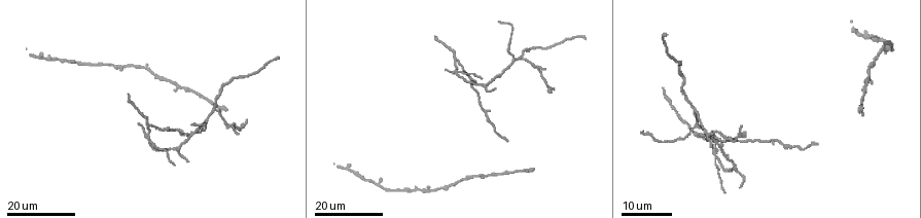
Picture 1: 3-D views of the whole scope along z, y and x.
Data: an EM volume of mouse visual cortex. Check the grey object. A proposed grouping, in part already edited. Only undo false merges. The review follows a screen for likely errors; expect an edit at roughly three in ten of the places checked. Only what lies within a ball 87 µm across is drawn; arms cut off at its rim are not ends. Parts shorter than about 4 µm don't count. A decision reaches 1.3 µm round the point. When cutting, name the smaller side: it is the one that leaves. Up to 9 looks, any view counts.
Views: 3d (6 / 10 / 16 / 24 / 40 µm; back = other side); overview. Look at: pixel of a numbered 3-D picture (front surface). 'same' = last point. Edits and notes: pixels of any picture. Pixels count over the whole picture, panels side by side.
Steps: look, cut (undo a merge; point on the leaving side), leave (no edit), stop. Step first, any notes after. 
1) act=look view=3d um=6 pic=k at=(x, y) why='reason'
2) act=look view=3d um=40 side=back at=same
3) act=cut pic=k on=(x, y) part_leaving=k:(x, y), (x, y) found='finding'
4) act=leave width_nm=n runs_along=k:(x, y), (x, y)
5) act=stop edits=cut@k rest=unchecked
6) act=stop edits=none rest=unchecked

act=look view=3d um=24 pic=1 at=(458, 71) why='three arms meet'

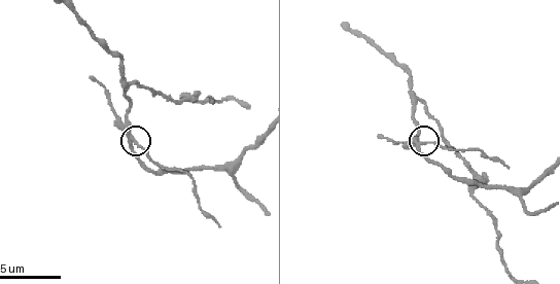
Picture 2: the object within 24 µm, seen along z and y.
act=look view=3d um=6 pic=2 at=(130, 140)

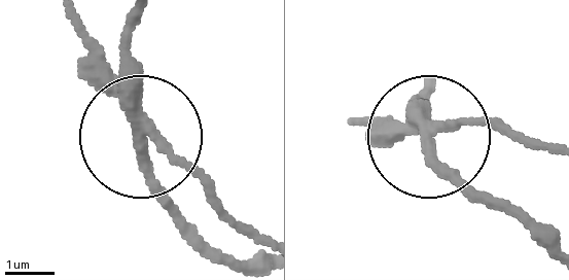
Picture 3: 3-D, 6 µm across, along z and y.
act=cut pic=3 on=(176, 164) width_nm=210 part_leaving=3:(137, 115), (222, 209), (259, 230) found='a second cell is stuck on'

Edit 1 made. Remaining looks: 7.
act=look view=3d um=10 pic=2 at=(125, 88)

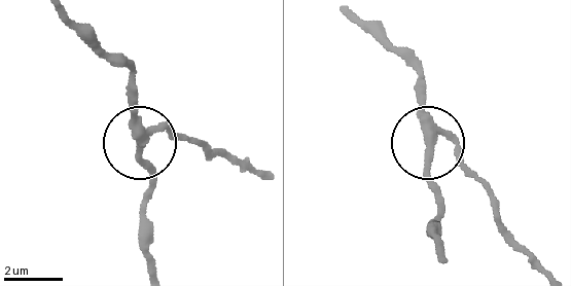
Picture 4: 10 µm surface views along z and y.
act=cut pic=4 on=(170, 128) part_leaving=4:(430, 121), (487, 192), (504, 237), (533, 266) found='a second cell is stuck on'

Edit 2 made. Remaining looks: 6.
act=look view=overview why='redraw'

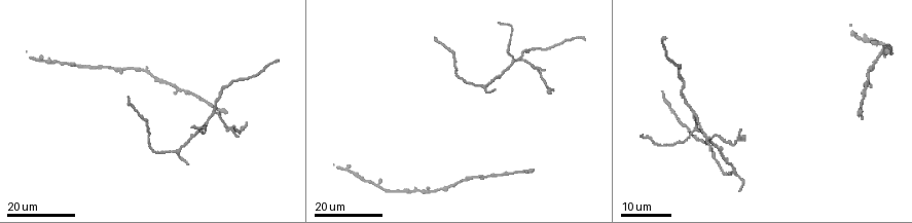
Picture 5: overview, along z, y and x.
act=look view=3d um=24 pic=5 at=(697, 130) why='small branch off a trunk'

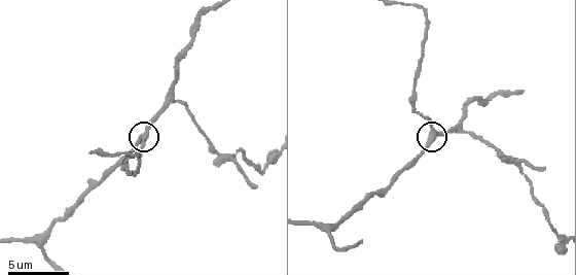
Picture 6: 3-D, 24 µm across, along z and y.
act=look view=3d um=6 pic=6 at=(431, 131)

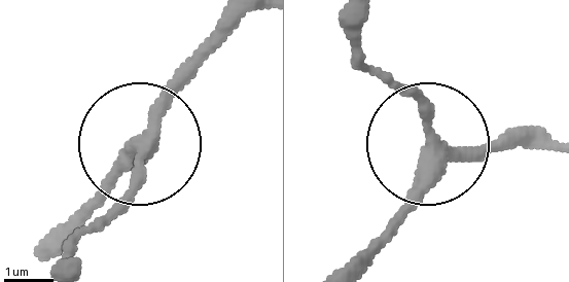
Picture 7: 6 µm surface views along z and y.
act=leave width_nm=290 runs_along=7:(56, 239), (138, 149), (138, 177), (97, 222) found='continuous, no second cell'

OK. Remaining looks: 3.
act=look view=3d um=10 pic=2 at=(192, 170) why='calibre changes'

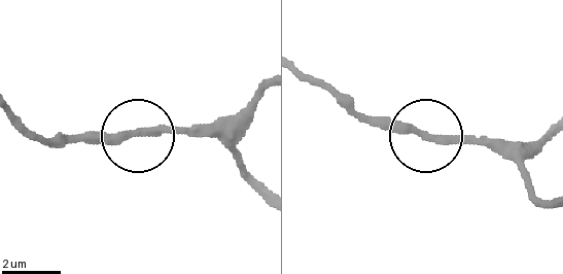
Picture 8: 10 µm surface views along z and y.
act=leave runs_along=8:(538, 201), (523, 174), (494, 149), (443, 144), (349, 115) found='one cell here'

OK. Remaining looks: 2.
act=stop edits=cut@3,cut@4 rest=unchecked

